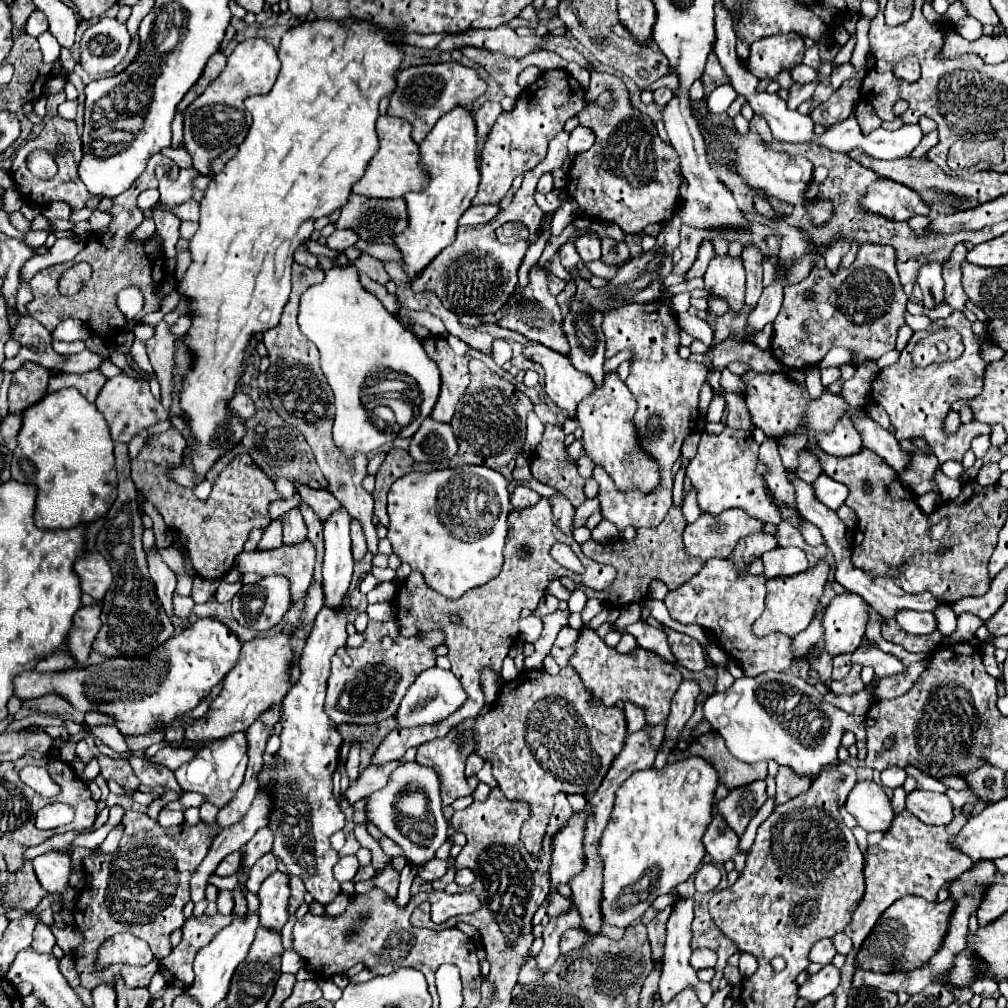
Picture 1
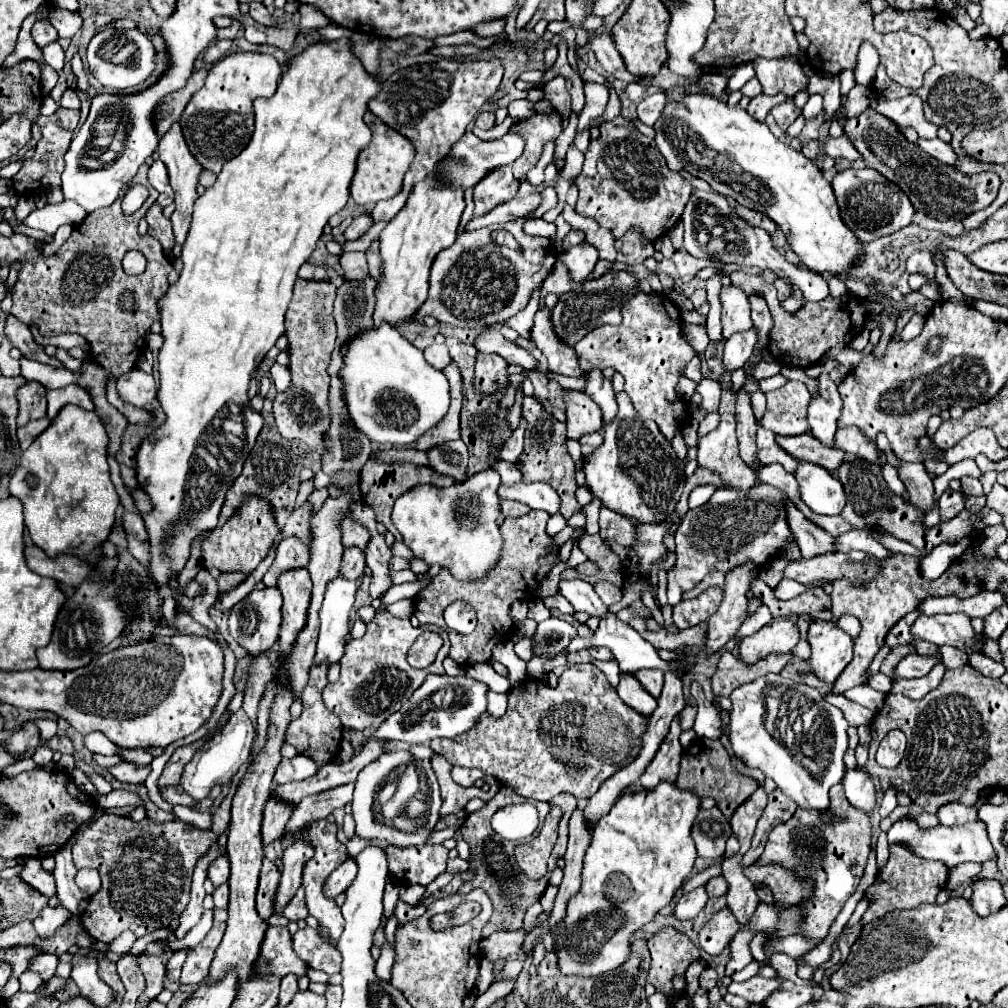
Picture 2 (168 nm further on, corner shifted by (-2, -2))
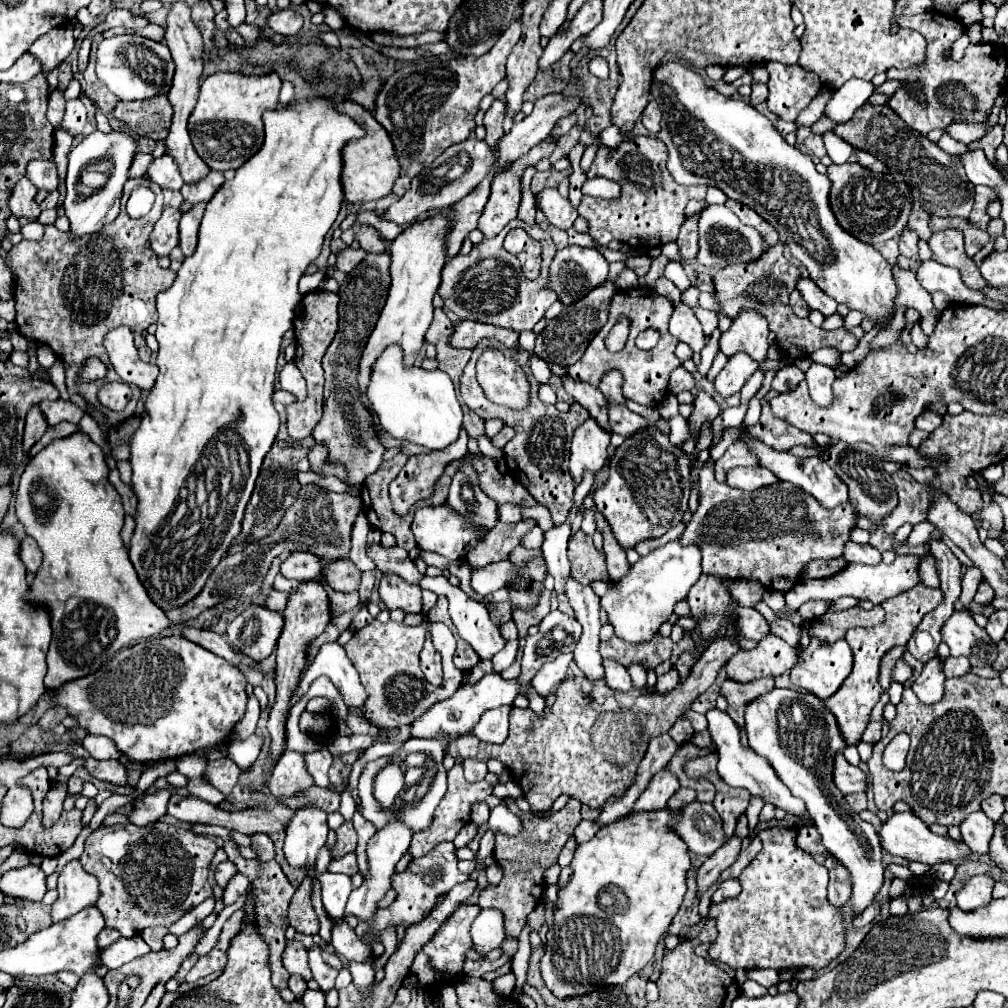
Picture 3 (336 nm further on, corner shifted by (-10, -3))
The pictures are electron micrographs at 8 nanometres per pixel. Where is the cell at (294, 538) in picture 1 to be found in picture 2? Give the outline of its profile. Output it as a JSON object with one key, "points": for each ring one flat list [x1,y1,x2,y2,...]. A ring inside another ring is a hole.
{"points":[[296,535,282,539,276,547,276,559,274,559,270,571,264,575,262,583,268,587,276,585,276,579,282,571,306,567,306,565,308,565,308,547,302,543,302,539]]}

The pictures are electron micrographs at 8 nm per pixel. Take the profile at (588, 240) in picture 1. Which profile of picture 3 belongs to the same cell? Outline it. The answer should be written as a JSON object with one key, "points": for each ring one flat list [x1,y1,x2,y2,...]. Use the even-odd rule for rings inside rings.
{"points":[[568,246,556,252,548,272,548,288,552,288,558,294,558,300,568,306,606,282,608,262,598,250]]}

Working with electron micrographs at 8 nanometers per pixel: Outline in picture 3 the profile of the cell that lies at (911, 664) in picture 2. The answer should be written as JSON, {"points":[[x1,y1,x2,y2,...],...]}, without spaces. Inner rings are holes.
{"points":[[950,656,944,660,944,674,946,678,956,678,956,676,964,676,964,674,970,674,970,660,966,656]]}

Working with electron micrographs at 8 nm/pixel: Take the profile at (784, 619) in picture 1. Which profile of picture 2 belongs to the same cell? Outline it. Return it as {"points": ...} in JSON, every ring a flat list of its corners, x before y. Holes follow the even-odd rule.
{"points":[[778,619,774,625,764,625,748,635,740,645,742,661,754,663,768,653,792,651,800,641,800,629,794,619]]}

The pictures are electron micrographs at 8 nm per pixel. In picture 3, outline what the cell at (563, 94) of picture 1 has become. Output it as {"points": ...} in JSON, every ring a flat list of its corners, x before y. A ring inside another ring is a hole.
{"points":[[548,136,544,142,534,146,526,156,516,160,508,172,500,172,494,176,490,200,480,216,478,230,484,238,498,236,498,232,516,218,520,206,520,178,528,164,536,164,542,158,548,158,556,148,556,140]]}

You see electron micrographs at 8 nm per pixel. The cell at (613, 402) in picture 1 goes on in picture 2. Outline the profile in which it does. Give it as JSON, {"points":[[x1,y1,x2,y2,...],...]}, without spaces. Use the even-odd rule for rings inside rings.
{"points":[[622,391,616,395,618,413,612,423,604,423,604,443,584,459,586,485,608,509,638,519,640,523,660,523,678,503,684,489,684,461,678,459,670,441,662,437,656,423,640,419,632,401]]}

